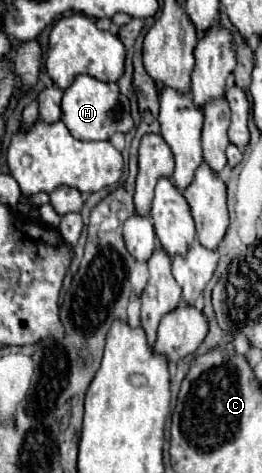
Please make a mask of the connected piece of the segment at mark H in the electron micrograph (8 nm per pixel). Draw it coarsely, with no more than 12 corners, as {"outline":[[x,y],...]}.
{"outline":[[77,75],[65,89],[63,123],[79,141],[133,127],[129,99]]}

